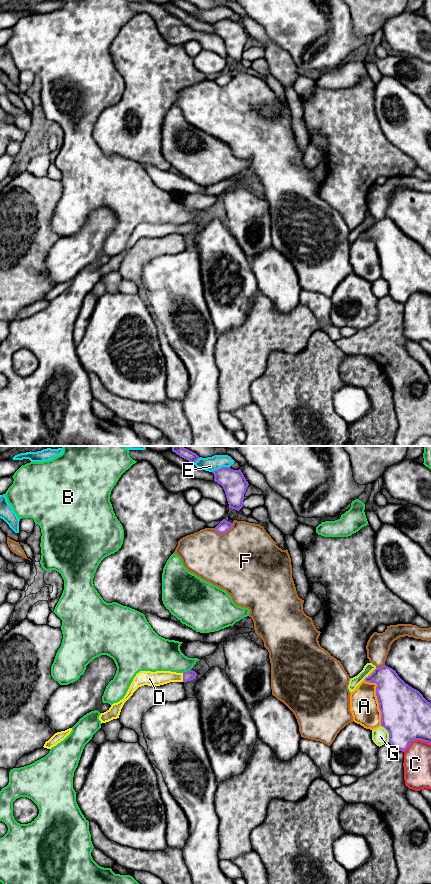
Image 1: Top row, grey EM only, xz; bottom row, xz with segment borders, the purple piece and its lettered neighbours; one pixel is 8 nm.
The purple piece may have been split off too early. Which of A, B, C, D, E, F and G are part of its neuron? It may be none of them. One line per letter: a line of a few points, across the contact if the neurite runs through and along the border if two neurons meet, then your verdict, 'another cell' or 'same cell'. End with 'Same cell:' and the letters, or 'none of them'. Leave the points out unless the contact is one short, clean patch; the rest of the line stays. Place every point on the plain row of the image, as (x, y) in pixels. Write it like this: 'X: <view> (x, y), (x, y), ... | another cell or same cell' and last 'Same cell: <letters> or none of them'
A: another cell
B: another cell
C: another cell
D: xz (189, 227), (183, 229), (157, 230) | same cell
E: another cell
F: another cell
G: another cell
Same cell: D

